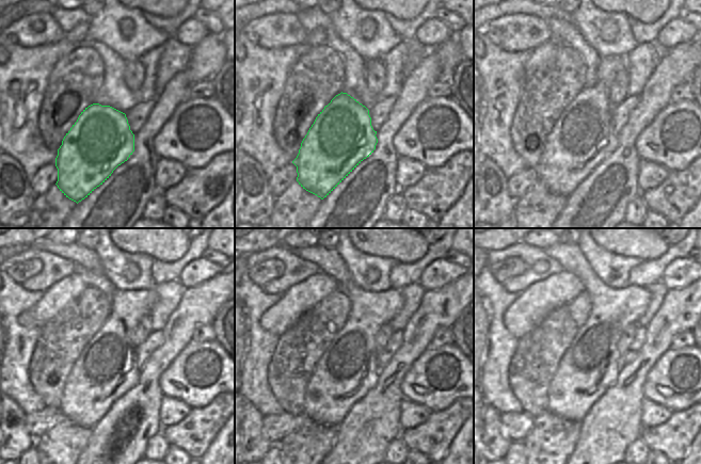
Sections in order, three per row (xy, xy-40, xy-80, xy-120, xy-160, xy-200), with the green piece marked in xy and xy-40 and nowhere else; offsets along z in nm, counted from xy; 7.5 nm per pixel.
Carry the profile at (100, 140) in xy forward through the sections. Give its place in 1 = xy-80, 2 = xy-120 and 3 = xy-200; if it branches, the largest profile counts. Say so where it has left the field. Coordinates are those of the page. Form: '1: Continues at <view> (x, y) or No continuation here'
1: Continues at xy-80 (583, 136)
2: Continues at xy-120 (106, 369)
3: Continues at xy-200 (590, 365).

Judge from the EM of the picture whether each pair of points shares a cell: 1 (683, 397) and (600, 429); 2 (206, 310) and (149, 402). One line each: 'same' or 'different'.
1: different
2: same

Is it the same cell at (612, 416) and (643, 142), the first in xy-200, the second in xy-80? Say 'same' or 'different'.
different

